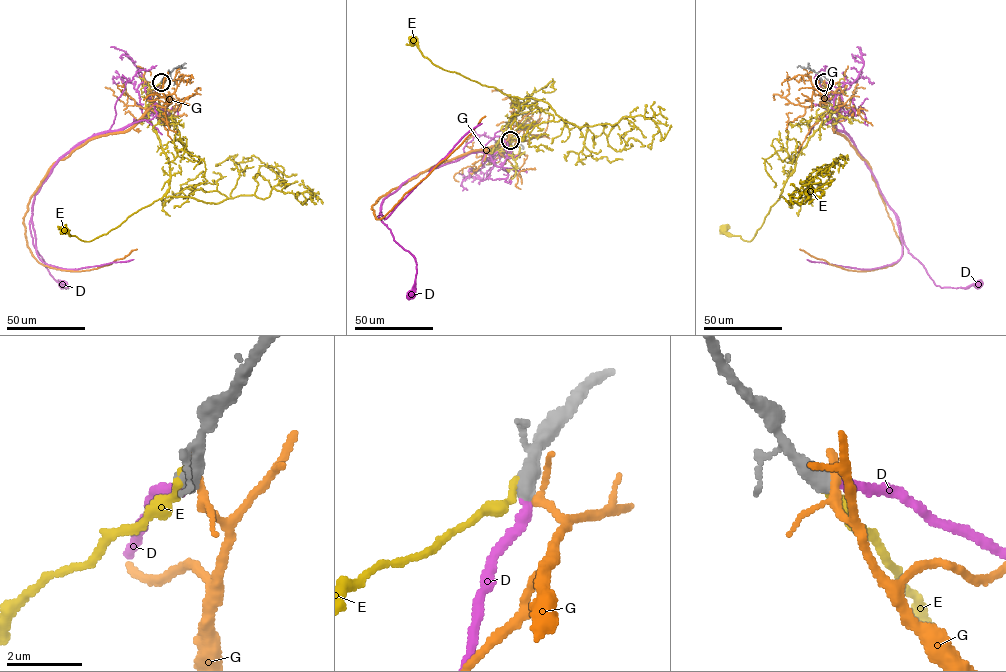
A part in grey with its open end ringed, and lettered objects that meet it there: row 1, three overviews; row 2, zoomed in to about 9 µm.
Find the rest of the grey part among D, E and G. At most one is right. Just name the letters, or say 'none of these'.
D

